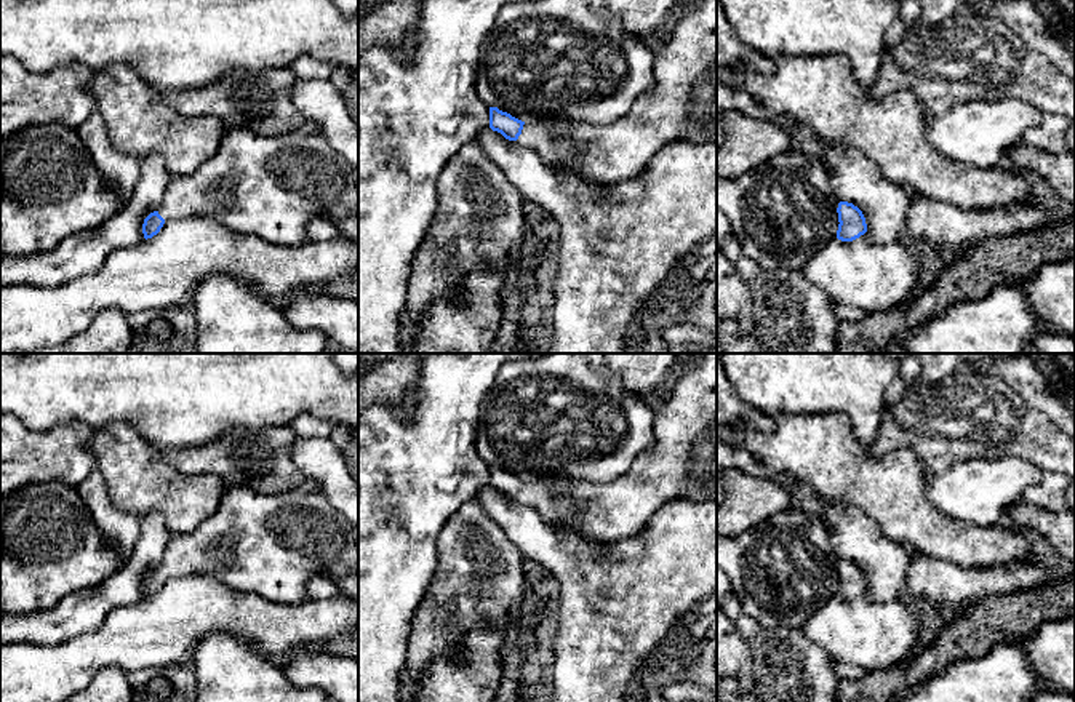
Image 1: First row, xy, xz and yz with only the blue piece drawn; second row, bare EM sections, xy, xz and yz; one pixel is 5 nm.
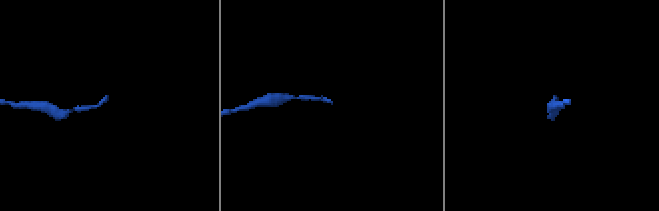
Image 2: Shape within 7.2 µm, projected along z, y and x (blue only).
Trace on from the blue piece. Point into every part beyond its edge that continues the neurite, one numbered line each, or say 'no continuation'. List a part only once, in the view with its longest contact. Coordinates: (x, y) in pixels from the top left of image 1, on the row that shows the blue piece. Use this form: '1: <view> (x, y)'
1: xz (682, 107)

